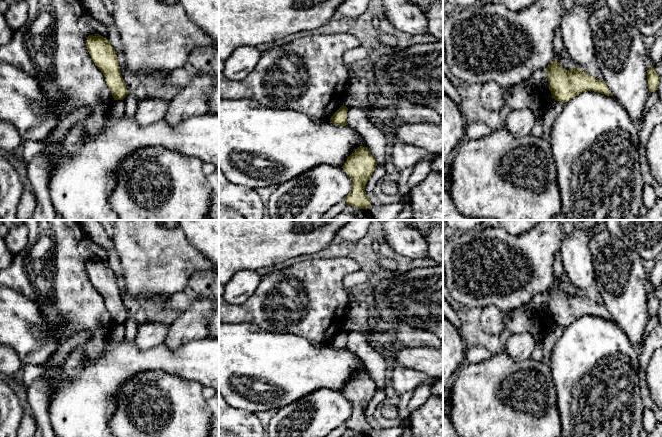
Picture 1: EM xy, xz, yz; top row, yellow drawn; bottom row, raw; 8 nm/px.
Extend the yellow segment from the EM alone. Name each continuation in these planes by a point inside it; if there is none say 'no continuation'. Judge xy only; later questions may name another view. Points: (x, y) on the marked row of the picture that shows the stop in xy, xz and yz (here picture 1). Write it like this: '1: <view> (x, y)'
no continuation

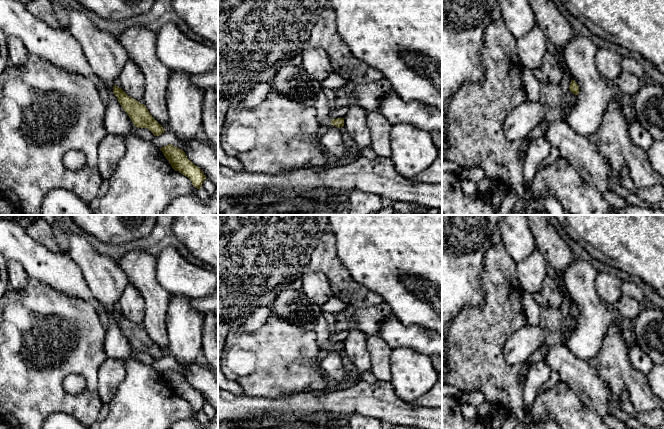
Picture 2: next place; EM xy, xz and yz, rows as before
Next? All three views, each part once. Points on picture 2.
1: xz (291, 81)

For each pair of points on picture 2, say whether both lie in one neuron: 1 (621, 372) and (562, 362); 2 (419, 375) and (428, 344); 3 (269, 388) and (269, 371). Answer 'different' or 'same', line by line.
1: different
2: different
3: same

